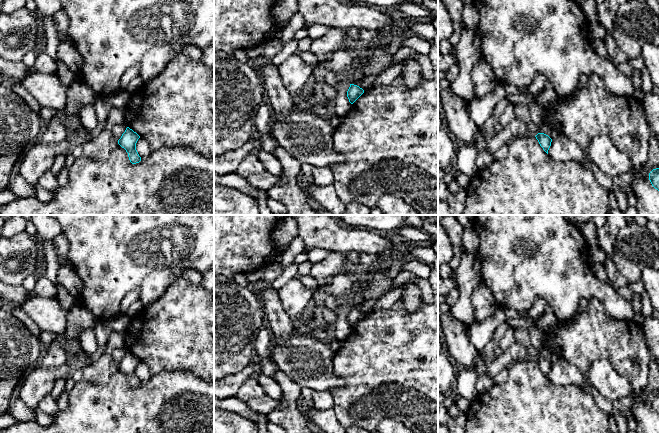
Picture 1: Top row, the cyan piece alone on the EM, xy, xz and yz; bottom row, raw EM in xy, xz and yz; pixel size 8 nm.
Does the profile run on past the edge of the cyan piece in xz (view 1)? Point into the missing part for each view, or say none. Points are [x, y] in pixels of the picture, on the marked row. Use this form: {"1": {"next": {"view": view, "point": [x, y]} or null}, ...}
{"1": {"next": null}}

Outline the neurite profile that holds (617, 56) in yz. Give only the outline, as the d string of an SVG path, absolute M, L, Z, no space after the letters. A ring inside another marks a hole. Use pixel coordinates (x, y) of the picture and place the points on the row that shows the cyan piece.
M607 31L604 42L605 42L607 52L610 55L611 63L614 66L627 62L628 60L627 56L618 47L610 31Z

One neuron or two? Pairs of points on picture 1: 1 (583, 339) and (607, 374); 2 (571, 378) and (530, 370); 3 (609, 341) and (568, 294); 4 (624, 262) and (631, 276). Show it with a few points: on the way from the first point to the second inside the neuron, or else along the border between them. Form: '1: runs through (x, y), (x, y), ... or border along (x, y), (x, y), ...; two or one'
1: border along (618, 373), (607, 359), (598, 359), (584, 375); two
2: border along (547, 378), (554, 384), (571, 384); two
3: border along (576, 312), (571, 318), (564, 321); two
4: runs through (627, 265), (631, 269), (631, 273); one

